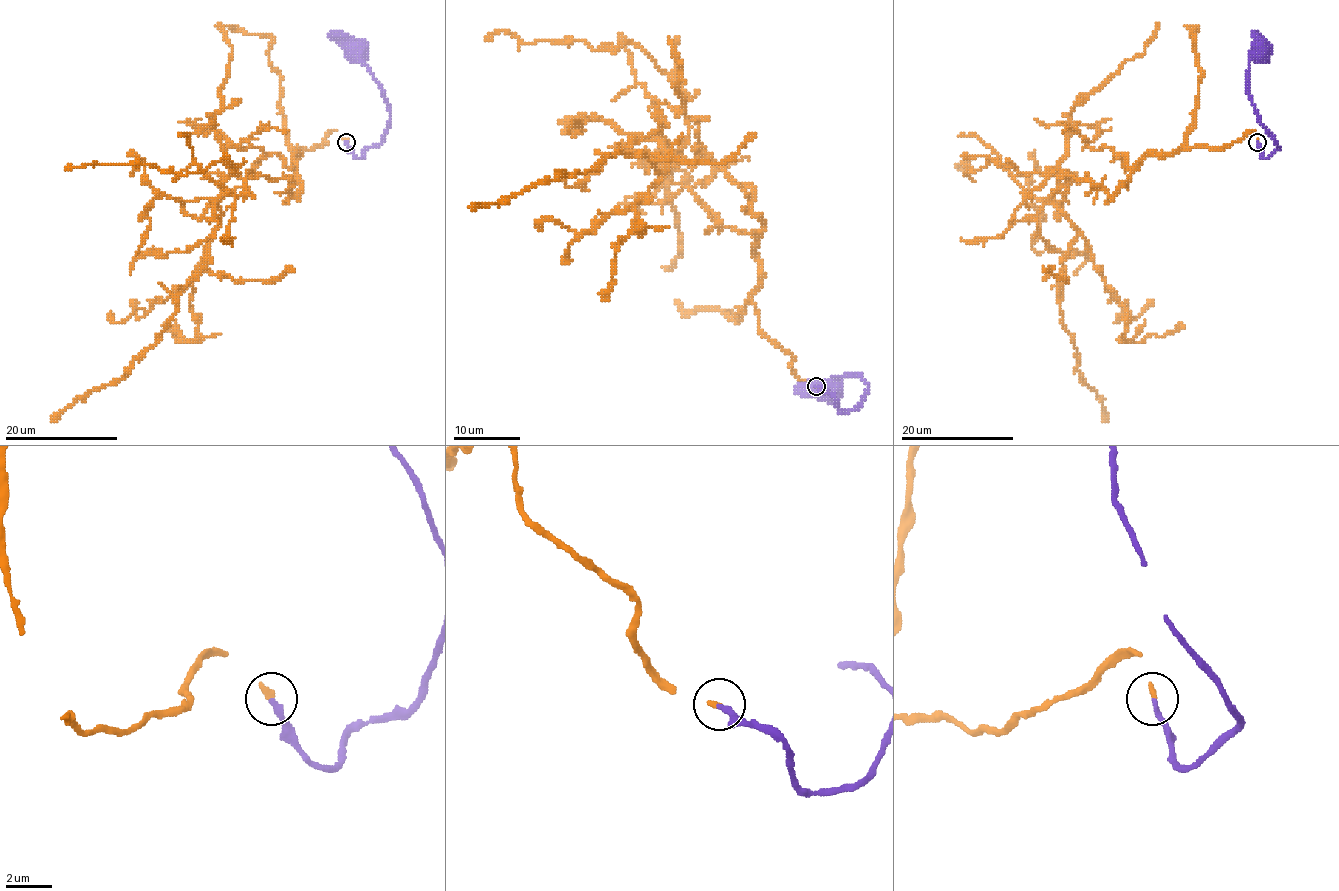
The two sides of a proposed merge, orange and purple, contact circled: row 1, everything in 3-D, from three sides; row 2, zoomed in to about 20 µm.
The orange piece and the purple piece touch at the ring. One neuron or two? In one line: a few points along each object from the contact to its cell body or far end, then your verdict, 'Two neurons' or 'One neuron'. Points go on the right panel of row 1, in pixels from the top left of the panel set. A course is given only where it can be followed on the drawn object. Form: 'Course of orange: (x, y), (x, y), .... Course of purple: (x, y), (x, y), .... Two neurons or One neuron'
Course of orange: (1257, 142), (1131, 169), (1070, 122), (1060, 313), (1105, 420). Course of purple: (1257, 142), (1264, 158), (1278, 149), (1260, 119), (1248, 88), (1248, 61), (1251, 52), (1260, 47). One neuron

